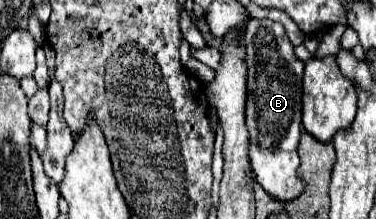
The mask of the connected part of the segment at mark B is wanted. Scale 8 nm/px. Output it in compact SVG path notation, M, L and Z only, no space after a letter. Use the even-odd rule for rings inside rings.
M249 20L247 22L247 128L251 136L249 144L249 156L251 166L255 170L257 182L263 186L263 190L281 202L295 200L305 190L305 180L299 178L299 156L297 156L297 144L301 136L301 78L305 64L295 56L293 44L289 42L285 28L279 22L273 20Z

